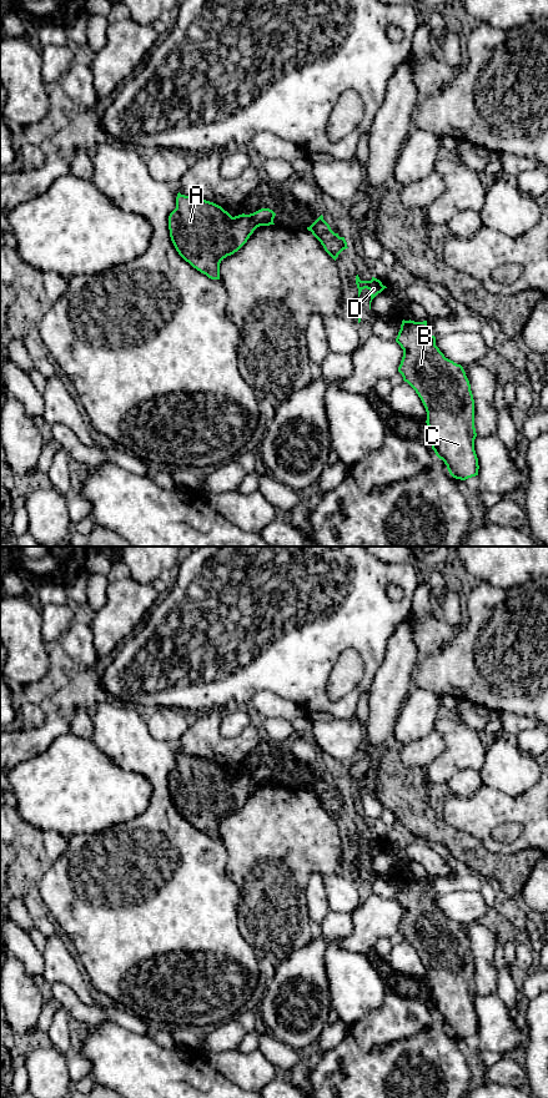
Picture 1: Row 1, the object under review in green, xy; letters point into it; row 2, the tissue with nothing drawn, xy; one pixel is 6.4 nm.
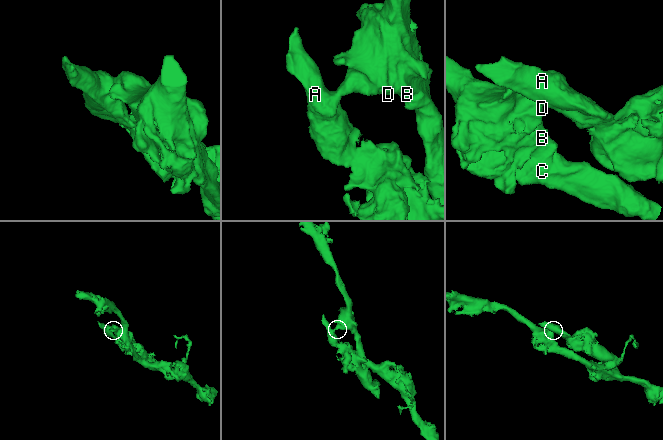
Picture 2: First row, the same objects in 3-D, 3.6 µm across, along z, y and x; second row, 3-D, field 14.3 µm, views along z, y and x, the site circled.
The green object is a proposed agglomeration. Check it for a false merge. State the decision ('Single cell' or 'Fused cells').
Fused cells

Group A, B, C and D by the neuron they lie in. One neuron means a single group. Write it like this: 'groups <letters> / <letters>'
groups A / B C D

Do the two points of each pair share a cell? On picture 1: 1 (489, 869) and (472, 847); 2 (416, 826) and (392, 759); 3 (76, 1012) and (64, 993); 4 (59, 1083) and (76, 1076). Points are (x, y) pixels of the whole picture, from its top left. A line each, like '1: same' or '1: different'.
1: same
2: same
3: same
4: different

